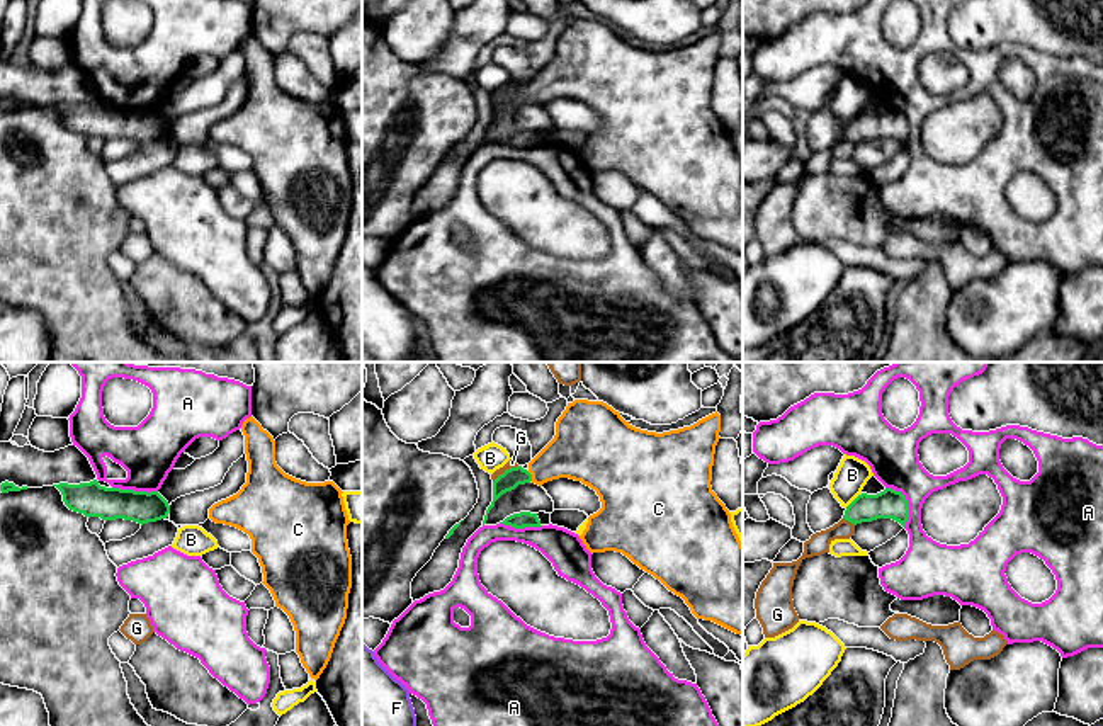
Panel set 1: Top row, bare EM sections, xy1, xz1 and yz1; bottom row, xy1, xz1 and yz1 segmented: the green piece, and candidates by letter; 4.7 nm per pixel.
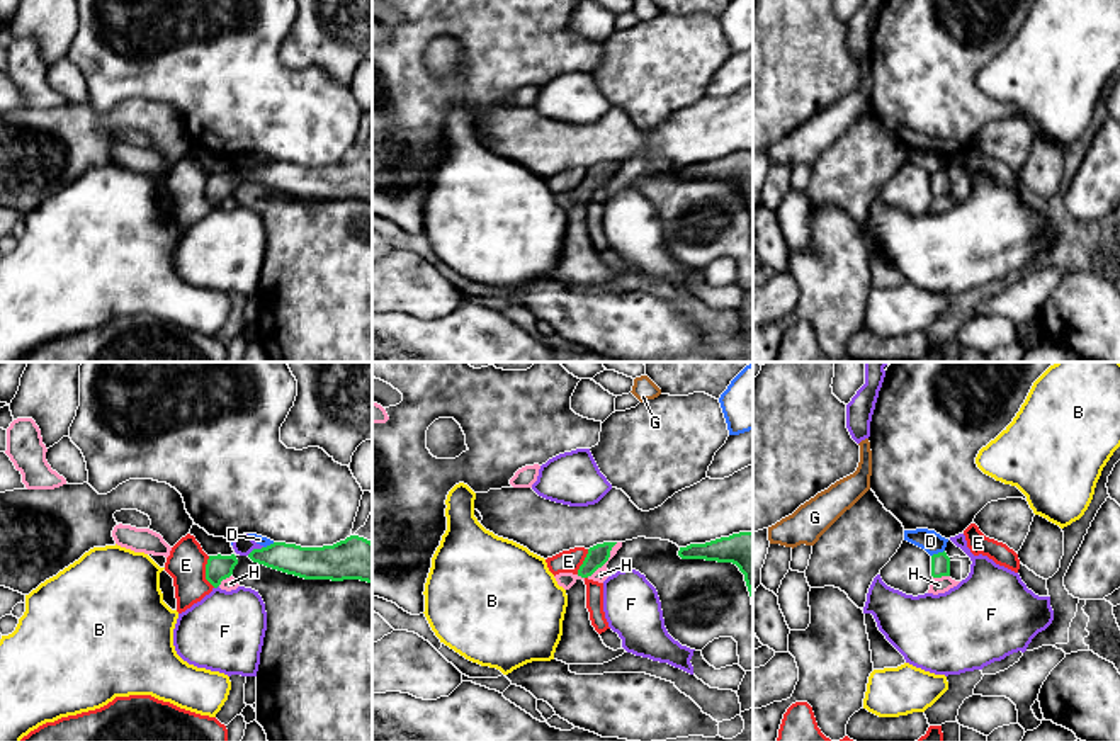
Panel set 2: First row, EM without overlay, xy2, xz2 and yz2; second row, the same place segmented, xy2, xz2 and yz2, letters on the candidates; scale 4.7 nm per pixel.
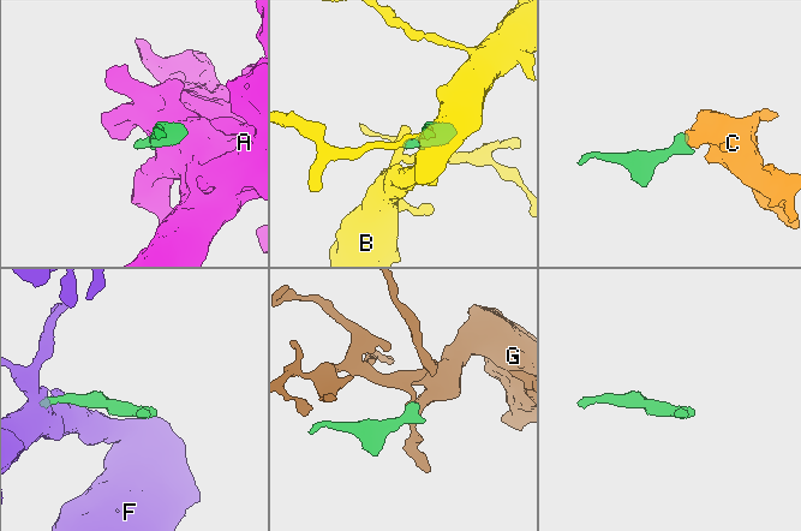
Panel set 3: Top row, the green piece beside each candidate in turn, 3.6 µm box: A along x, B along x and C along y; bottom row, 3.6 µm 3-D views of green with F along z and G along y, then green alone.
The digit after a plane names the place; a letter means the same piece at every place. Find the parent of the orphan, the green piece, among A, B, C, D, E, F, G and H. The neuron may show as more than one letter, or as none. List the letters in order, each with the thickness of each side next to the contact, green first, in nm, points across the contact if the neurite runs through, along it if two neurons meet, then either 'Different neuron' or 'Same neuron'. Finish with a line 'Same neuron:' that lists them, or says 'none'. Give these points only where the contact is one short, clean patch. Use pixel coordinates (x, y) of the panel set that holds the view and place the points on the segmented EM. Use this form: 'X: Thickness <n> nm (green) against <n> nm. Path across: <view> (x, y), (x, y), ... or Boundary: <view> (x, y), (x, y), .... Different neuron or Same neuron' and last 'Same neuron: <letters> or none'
A: Thickness 140 nm (green) against 240 nm. Different neuron
B: Thickness 140 nm (green) against 160 nm. Boundary: yz1 (862, 493), (845, 507). Different neuron
C: Thickness 90 nm (green) against 260 nm. Path across: xz1 (514, 476), (531, 476), (576, 451). Same neuron
D: Thickness 100 nm (green) against 100 nm. Different neuron
E: Thickness 120 nm (green) against 180 nm. Boundary: xy2 (208, 556), (206, 578), (214, 587). Different neuron
F: Thickness 140 nm (green) against 100 nm. Different neuron
G: Thickness 90 nm (green) against 40 nm. Boundary: xz1 (517, 465), (505, 470), (493, 482). Different neuron
H: Thickness 100 nm (green) against 70 nm. Boundary: xz2 (617, 543), (610, 556), (587, 576). Different neuron
Same neuron: C

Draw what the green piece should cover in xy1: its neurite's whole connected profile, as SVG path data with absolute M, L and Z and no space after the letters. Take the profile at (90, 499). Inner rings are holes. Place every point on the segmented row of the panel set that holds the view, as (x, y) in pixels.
M97 479L90 483L56 486L65 505L85 517L100 517L102 520L133 520L138 524L156 522L170 513L168 502L158 491L134 491L100 486Z

